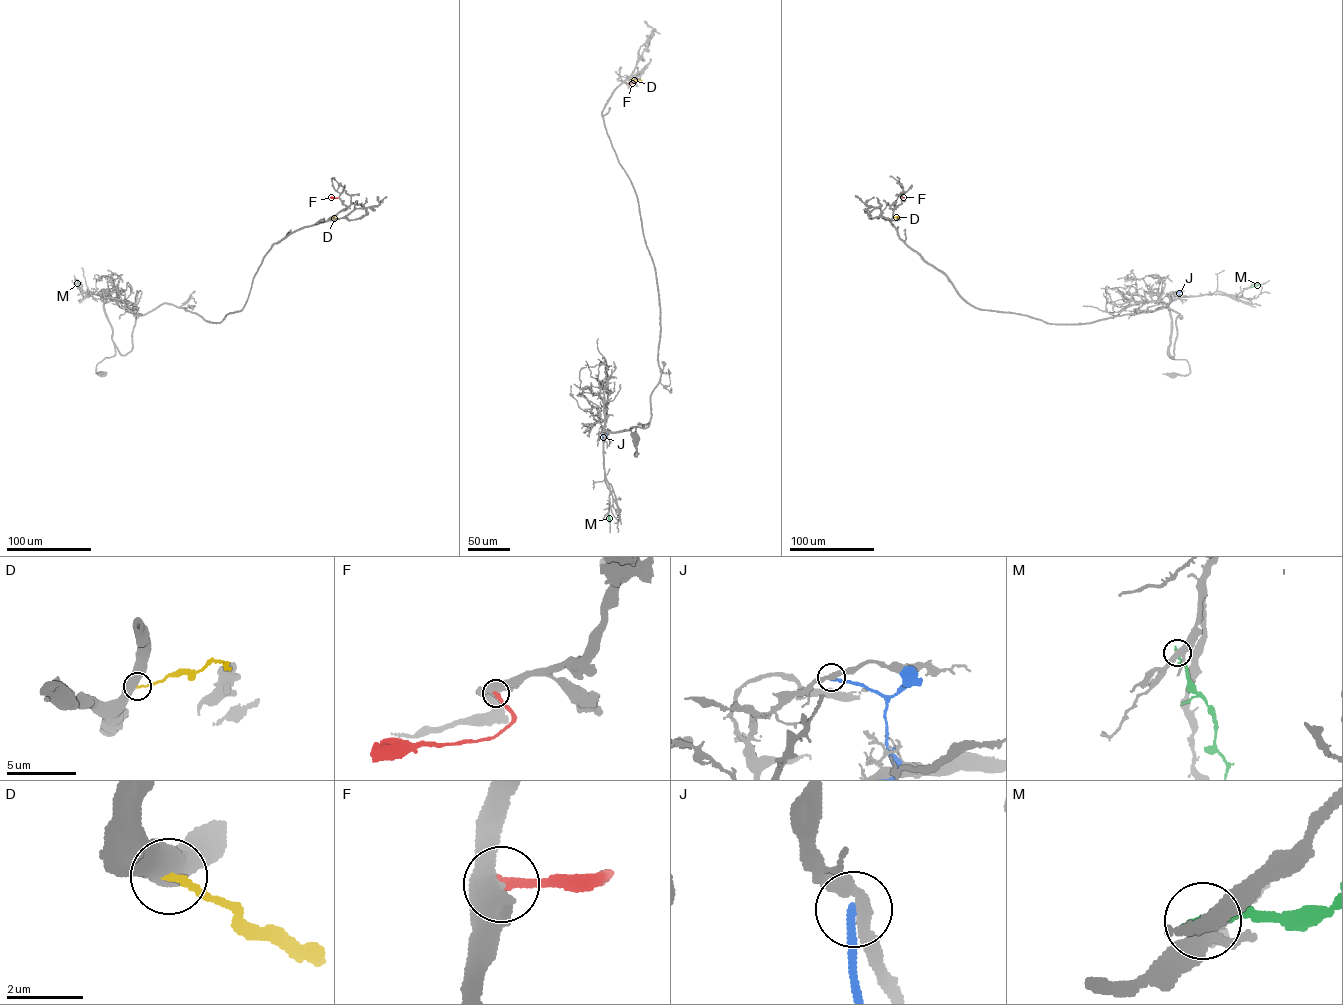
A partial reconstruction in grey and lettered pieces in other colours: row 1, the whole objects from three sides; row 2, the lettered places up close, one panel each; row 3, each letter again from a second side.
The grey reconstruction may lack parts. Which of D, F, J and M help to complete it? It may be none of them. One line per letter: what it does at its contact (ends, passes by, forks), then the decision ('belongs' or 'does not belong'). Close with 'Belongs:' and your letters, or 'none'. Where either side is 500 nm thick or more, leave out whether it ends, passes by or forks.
D: does not belong
F: belongs
J: it ends there; does not belong
M: it ends there; does not belong
Belongs: F

